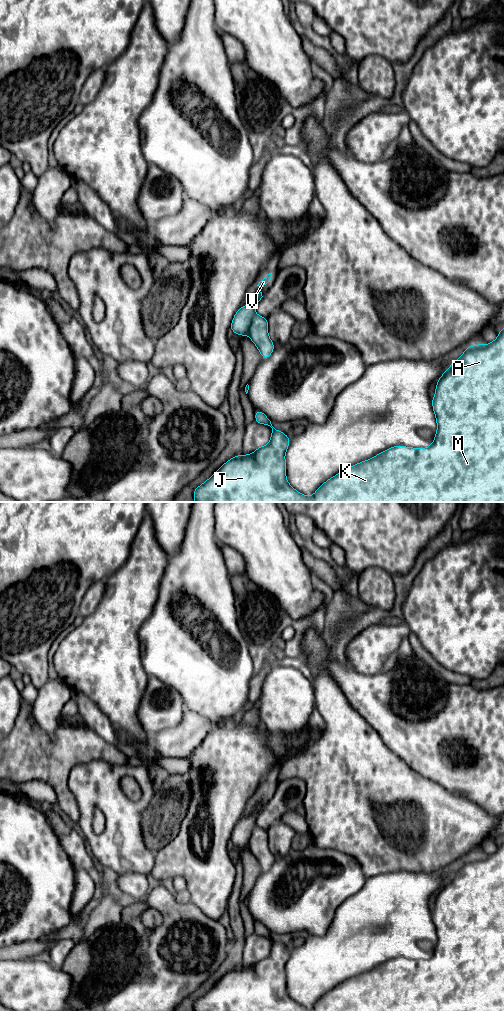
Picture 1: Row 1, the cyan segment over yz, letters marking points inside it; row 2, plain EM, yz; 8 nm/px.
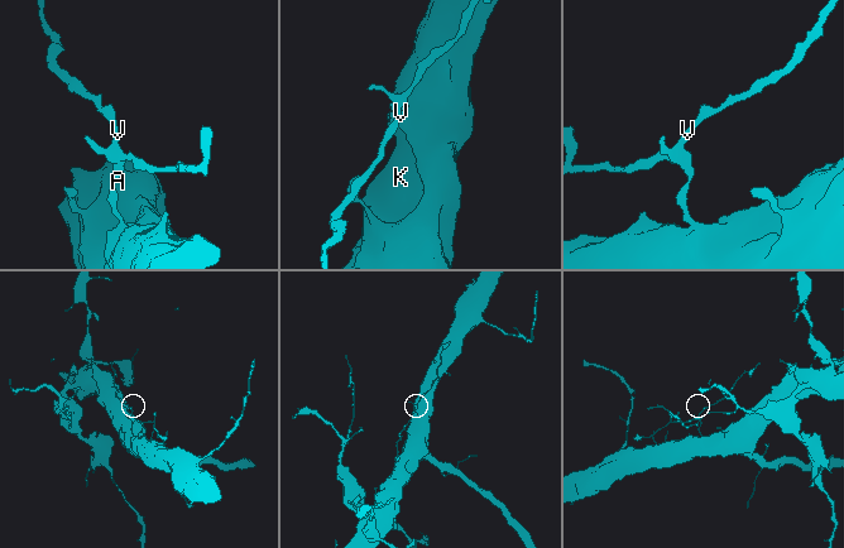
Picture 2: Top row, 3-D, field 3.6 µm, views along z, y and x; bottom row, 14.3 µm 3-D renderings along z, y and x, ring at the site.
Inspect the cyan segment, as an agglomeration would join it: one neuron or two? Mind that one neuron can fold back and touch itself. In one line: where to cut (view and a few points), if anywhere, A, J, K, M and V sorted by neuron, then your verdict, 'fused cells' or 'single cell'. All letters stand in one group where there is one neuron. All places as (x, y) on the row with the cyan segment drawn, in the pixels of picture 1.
cut in yz along (254, 313), (246, 334); A J K M / V; fused cells

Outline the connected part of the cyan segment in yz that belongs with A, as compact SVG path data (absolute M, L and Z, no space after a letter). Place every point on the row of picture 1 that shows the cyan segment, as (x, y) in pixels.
M504 328L498 337L489 344L477 344L466 348L464 353L442 374L436 382L432 407L436 417L437 432L433 443L427 448L393 446L376 456L357 463L325 481L312 496L305 496L295 490L287 481L285 454L290 438L275 429L269 418L261 410L255 410L255 419L259 424L272 428L271 438L266 446L243 456L242 453L225 462L209 479L194 489L194 502L504 502Z

